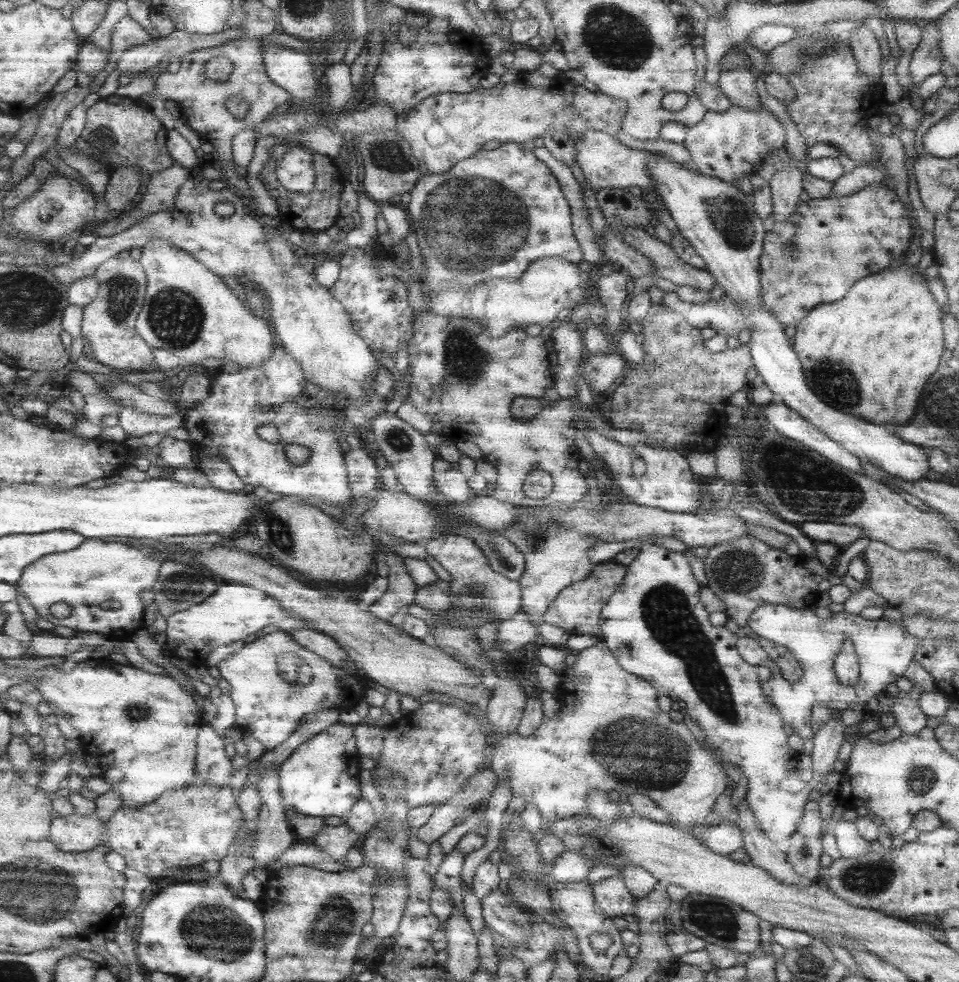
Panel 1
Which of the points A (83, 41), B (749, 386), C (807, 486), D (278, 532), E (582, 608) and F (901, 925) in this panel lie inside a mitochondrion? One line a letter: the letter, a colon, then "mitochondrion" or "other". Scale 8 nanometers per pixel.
A: other
B: other
C: mitochondrion
D: mitochondrion
E: other
F: other

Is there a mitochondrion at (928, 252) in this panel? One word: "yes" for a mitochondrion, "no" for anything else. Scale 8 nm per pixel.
no

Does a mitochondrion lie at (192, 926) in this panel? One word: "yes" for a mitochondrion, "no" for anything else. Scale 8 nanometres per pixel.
yes

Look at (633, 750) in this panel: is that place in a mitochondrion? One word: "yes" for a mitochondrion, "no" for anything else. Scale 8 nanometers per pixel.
yes

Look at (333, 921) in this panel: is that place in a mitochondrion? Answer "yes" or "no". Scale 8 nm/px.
yes

